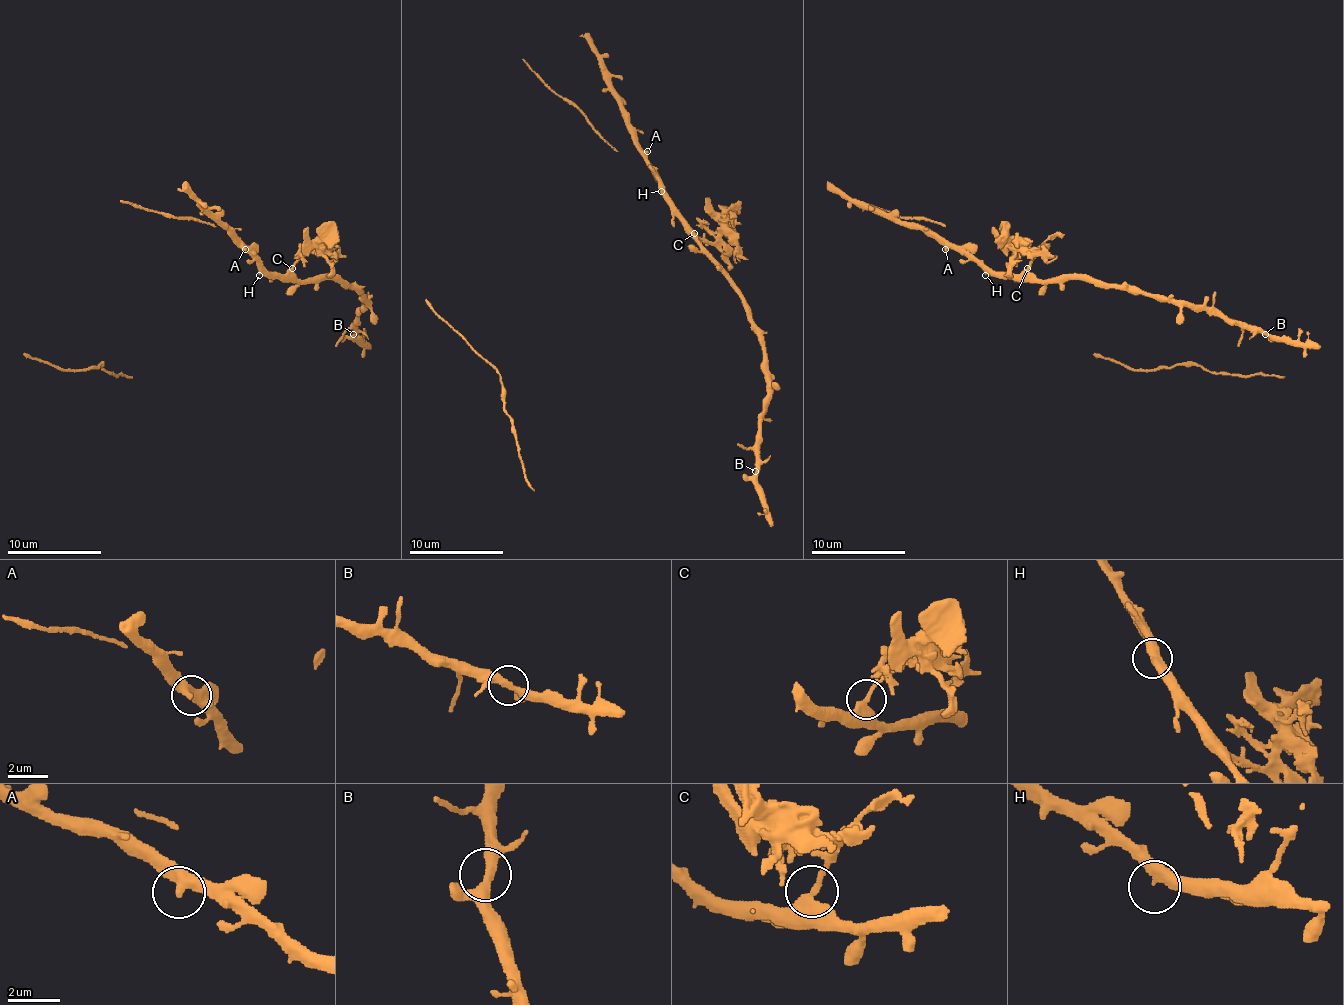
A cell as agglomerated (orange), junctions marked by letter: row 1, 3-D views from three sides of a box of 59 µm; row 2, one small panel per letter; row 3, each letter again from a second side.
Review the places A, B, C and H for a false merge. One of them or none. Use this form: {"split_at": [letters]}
{"split_at": ["C"]}

